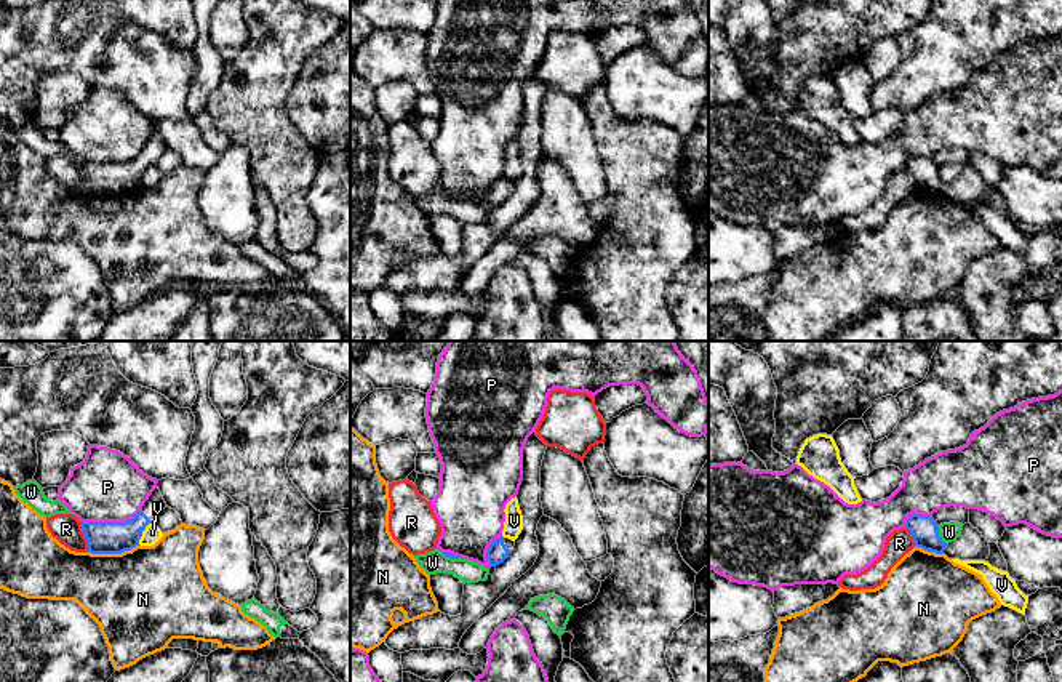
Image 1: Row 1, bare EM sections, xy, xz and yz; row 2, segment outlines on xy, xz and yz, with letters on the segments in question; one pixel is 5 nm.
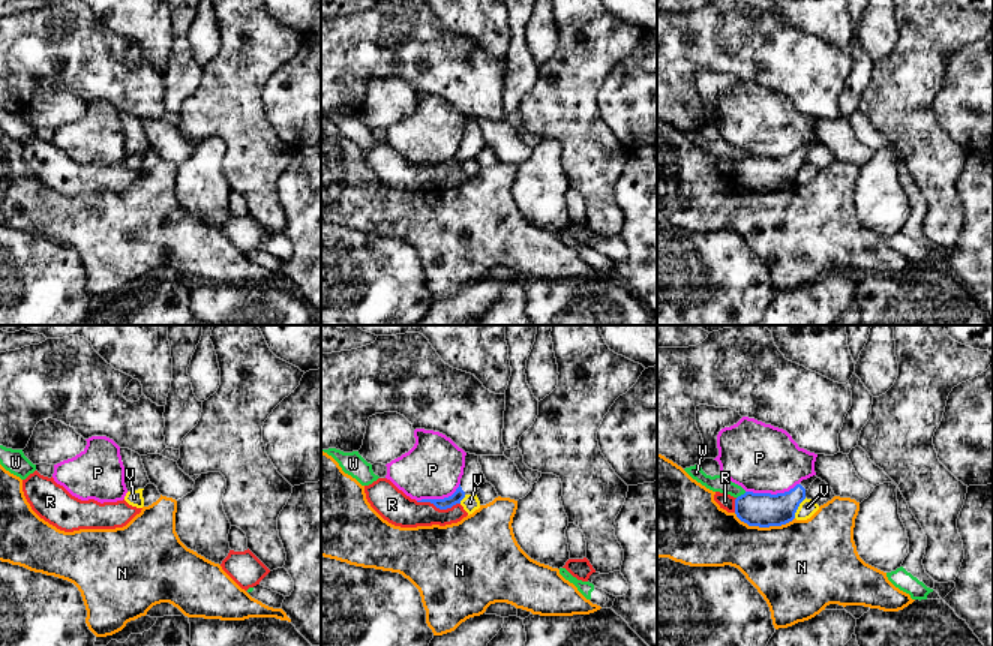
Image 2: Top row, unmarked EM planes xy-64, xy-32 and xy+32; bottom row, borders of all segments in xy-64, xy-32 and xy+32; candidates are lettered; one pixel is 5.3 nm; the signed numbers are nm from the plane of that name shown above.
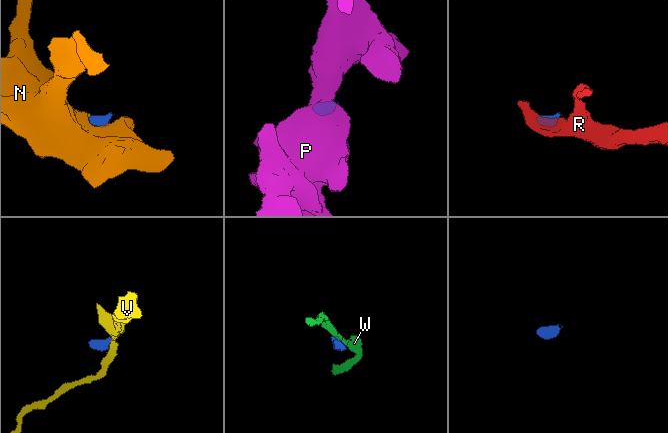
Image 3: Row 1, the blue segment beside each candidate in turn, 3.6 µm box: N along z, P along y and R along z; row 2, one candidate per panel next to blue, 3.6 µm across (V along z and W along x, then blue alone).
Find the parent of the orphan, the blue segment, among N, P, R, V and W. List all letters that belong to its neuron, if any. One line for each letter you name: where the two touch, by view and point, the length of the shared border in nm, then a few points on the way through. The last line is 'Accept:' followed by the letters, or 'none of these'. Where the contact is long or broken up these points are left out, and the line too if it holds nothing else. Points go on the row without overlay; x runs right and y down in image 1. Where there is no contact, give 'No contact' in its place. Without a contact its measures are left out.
Accept: none of these

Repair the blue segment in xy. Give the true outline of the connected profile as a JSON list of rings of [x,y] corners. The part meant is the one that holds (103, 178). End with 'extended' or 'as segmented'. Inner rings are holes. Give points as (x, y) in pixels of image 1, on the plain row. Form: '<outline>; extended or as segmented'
[[[155,128],[142,150],[126,163],[82,163],[82,175],[88,181],[91,195],[122,195],[139,187],[142,173],[166,149],[166,144]]]; extended

